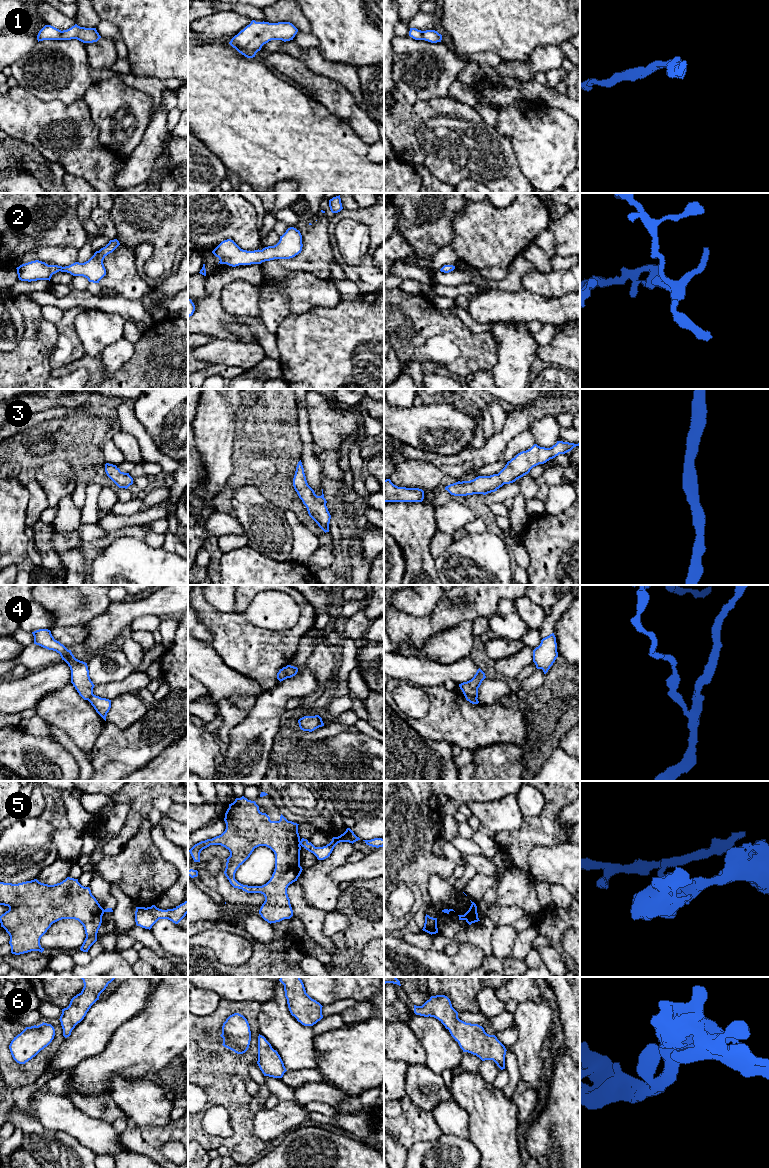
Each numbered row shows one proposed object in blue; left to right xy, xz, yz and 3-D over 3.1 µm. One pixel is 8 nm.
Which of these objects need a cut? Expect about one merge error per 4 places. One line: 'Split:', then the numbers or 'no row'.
Split: 4, 5

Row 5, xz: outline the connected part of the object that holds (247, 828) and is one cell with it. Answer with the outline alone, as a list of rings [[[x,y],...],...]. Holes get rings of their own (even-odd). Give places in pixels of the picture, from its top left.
[[[244,796],[236,798],[229,804],[225,813],[224,821],[226,823],[225,831],[212,839],[207,839],[195,844],[190,850],[194,862],[200,862],[200,853],[210,845],[221,845],[229,850],[230,856],[226,859],[225,876],[234,888],[242,889],[247,893],[261,893],[265,897],[259,914],[268,923],[280,922],[284,919],[290,919],[293,916],[293,910],[290,899],[287,894],[287,888],[290,884],[297,881],[302,872],[300,866],[300,836],[298,825],[288,821],[282,814],[279,821],[271,821],[266,813],[259,810],[255,801],[248,800]],[[266,846],[275,854],[275,869],[270,880],[262,886],[248,886],[239,883],[235,879],[237,869],[250,857],[255,848]]]

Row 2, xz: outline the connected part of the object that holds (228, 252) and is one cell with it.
[[[290,227],[280,236],[280,240],[276,245],[265,247],[262,250],[243,250],[233,240],[227,239],[222,241],[212,253],[219,258],[220,264],[236,267],[239,265],[261,264],[274,259],[290,259],[301,253],[302,247],[300,231]]]

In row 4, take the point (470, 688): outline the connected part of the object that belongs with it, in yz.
[[[479,668],[474,675],[474,677],[467,681],[459,684],[465,697],[478,698],[478,688],[480,687],[482,681],[486,678],[485,673]]]

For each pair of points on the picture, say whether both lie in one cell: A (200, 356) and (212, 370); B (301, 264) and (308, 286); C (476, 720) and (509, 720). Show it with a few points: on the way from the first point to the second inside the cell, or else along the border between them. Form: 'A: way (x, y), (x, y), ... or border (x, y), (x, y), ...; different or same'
A: border (230, 365), (207, 364), (198, 371); different
B: border (282, 278), (288, 273), (310, 272), (326, 280); different
C: way (484, 718), (487, 720), (501, 720); same

